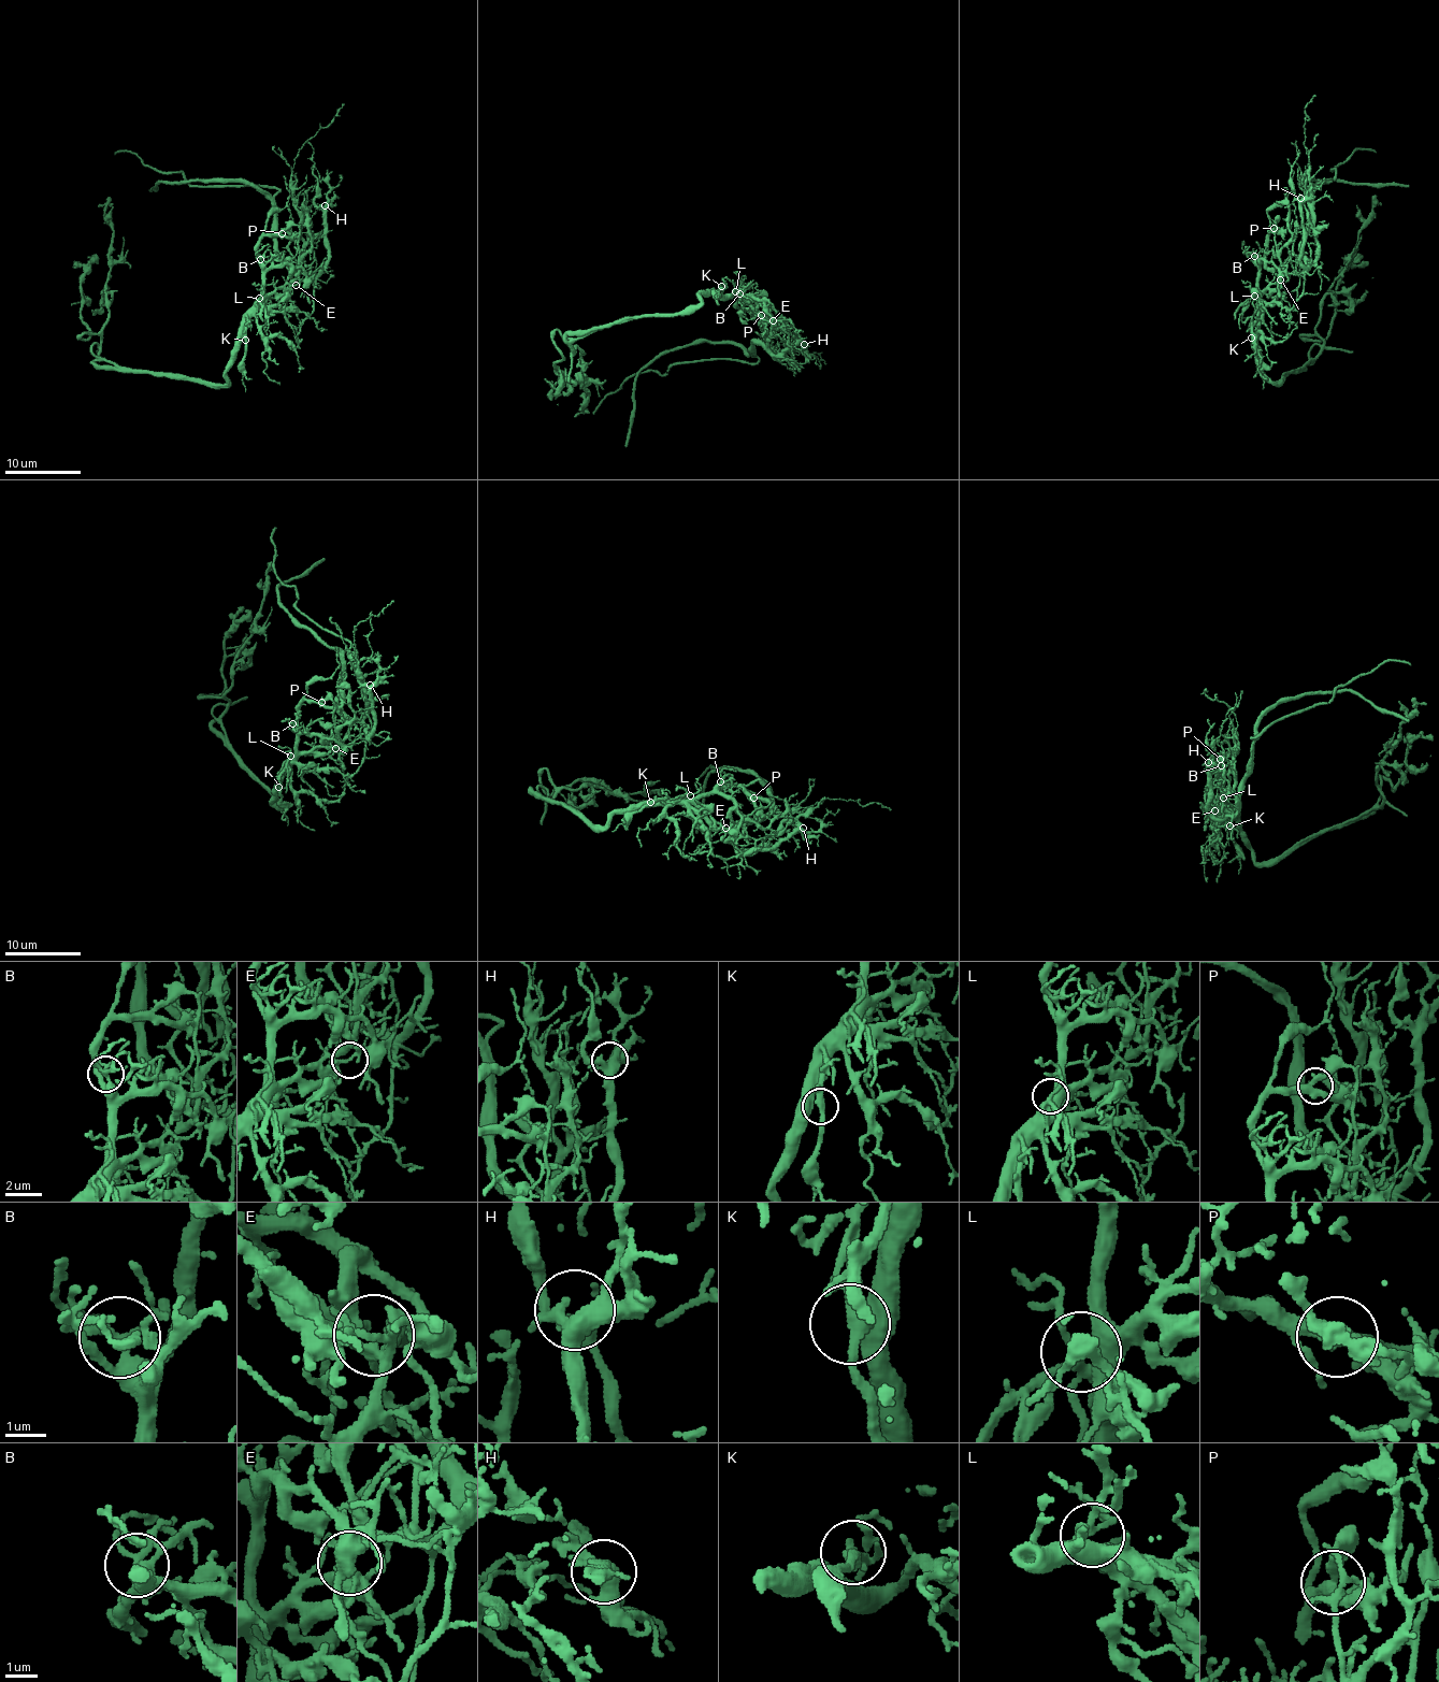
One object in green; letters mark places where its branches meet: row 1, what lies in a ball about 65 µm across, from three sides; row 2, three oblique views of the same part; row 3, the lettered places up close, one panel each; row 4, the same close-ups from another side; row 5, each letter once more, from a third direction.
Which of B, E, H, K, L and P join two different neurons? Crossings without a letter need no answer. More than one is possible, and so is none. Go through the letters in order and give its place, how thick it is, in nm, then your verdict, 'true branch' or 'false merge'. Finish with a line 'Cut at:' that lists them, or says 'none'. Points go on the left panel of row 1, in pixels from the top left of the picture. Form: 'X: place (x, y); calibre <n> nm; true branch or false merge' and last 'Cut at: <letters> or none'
B: place (260, 259); calibre 240 nm; true branch
E: place (296, 285); calibre 180 nm; false merge
H: place (325, 205); calibre 440 nm; true branch
K: place (245, 340); calibre 300 nm; true branch
L: place (259, 298); calibre 240 nm; true branch
P: place (282, 233); calibre 340 nm; true branch
Cut at: E

